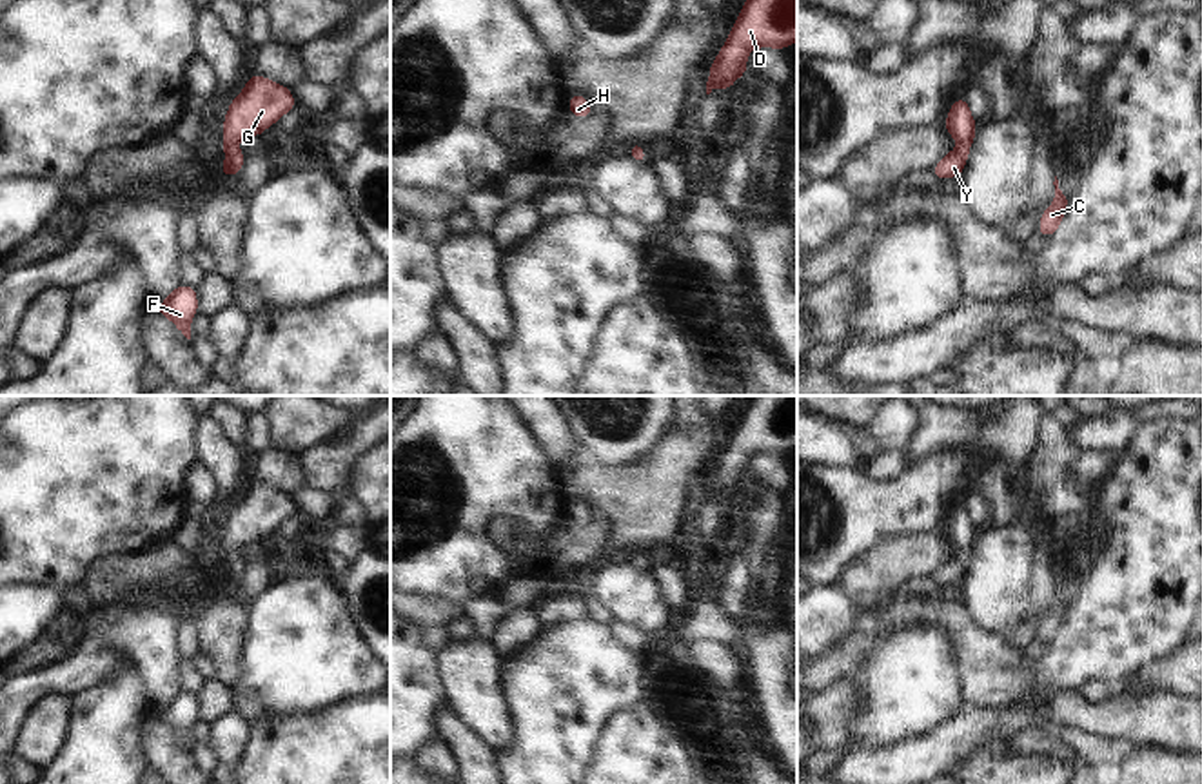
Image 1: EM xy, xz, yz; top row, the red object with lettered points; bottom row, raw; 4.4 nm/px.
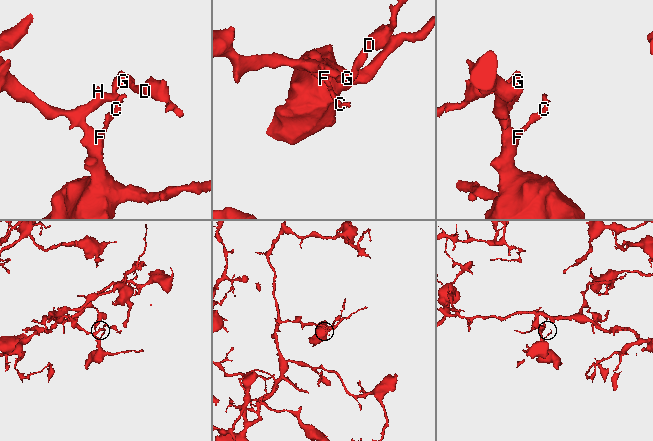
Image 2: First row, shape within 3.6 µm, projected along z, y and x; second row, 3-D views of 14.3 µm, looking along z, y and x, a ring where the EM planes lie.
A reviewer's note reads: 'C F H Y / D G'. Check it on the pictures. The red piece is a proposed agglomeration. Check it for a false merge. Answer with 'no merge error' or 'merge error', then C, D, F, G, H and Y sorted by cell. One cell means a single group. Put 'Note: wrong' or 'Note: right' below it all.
no merge error | C D F G H Y
Note: wrong

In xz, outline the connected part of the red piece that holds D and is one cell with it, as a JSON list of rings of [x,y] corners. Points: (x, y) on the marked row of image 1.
[[[746,0],[728,40],[710,65],[706,94],[715,85],[730,93],[734,80],[746,74],[746,56],[755,47],[783,51],[797,42],[797,0]]]

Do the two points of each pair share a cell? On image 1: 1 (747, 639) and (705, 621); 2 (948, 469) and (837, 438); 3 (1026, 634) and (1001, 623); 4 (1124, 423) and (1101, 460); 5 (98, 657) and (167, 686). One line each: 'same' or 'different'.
1: same
2: different
3: different
4: different
5: different

